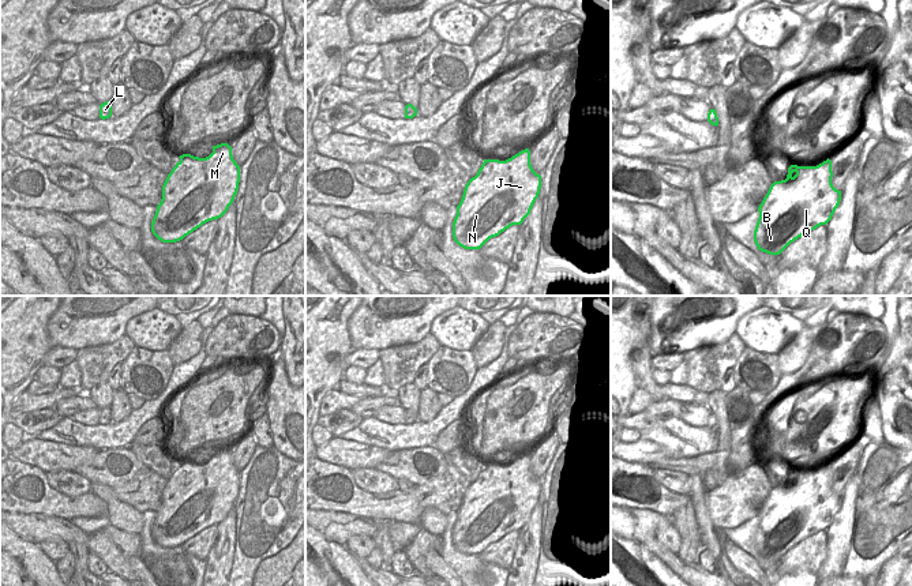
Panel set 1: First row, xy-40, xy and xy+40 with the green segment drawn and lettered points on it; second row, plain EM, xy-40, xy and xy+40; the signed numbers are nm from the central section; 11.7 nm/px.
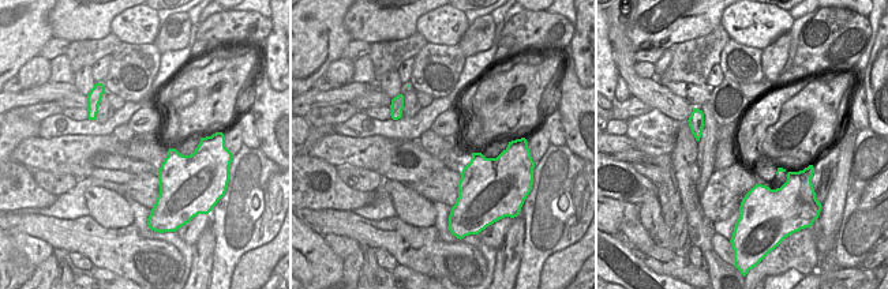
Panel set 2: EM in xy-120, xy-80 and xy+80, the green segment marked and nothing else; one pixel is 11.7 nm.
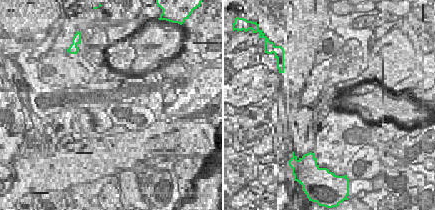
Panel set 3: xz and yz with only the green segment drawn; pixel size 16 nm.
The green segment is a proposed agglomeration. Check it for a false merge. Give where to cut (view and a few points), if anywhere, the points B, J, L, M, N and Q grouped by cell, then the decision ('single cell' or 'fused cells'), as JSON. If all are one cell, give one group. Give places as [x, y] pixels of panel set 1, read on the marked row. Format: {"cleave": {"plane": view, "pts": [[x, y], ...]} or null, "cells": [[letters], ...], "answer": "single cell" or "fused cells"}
{"cleave": null, "cells": [["B", "J", "L", "M", "N", "Q"]], "answer": "single cell"}

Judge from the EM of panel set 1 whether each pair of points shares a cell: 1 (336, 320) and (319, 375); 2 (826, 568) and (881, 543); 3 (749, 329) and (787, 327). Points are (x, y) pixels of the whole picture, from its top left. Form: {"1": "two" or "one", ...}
{"1": "one", "2": "two", "3": "one"}

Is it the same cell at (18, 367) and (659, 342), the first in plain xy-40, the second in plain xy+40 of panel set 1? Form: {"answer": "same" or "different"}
{"answer": "different"}

